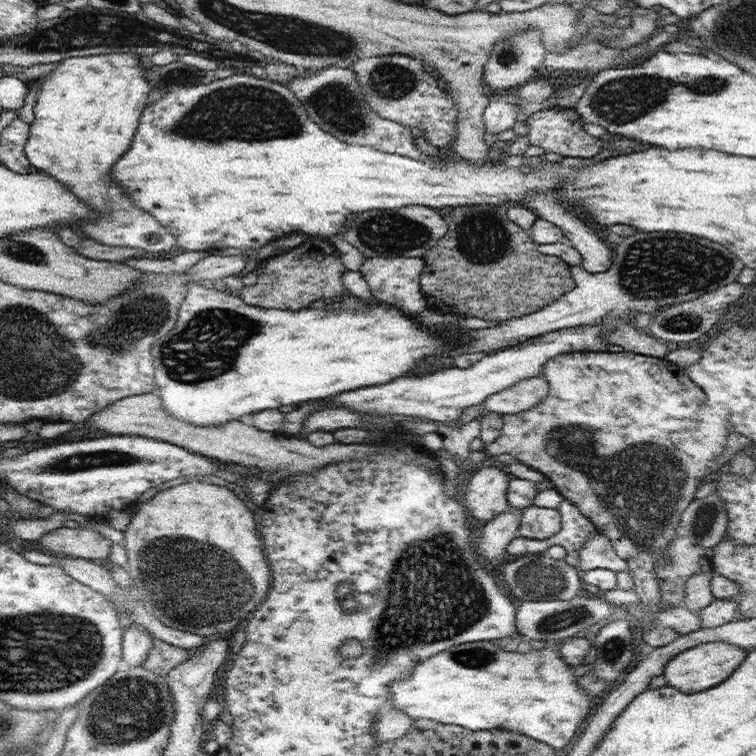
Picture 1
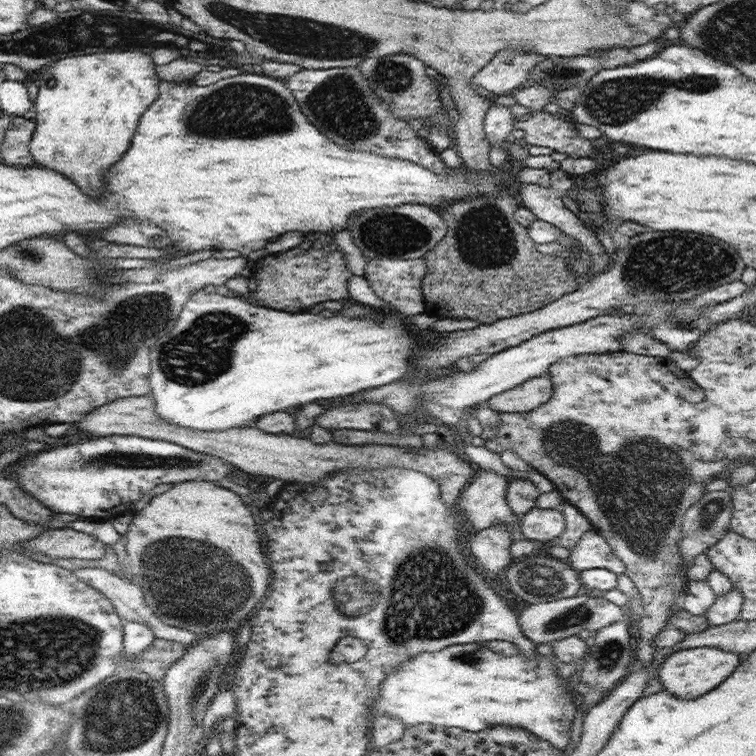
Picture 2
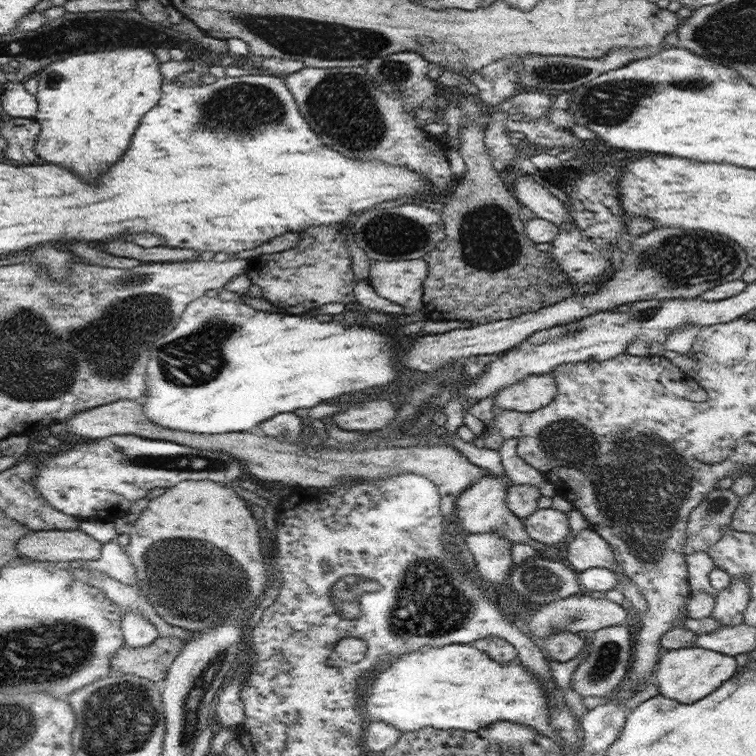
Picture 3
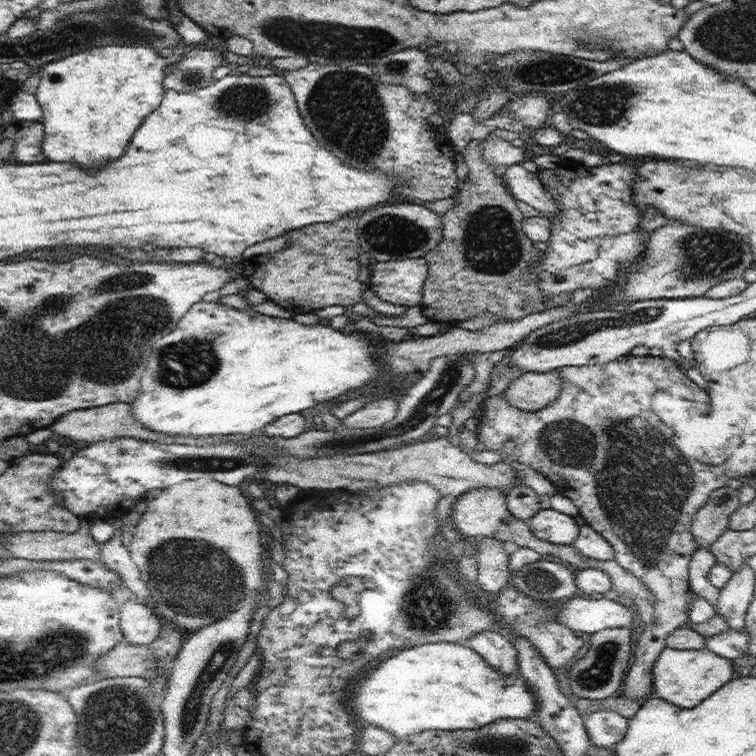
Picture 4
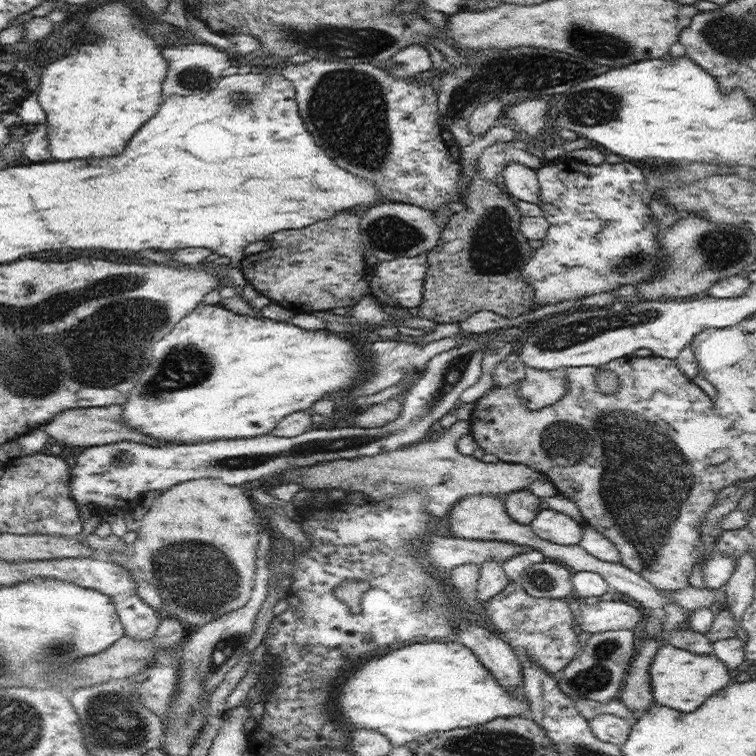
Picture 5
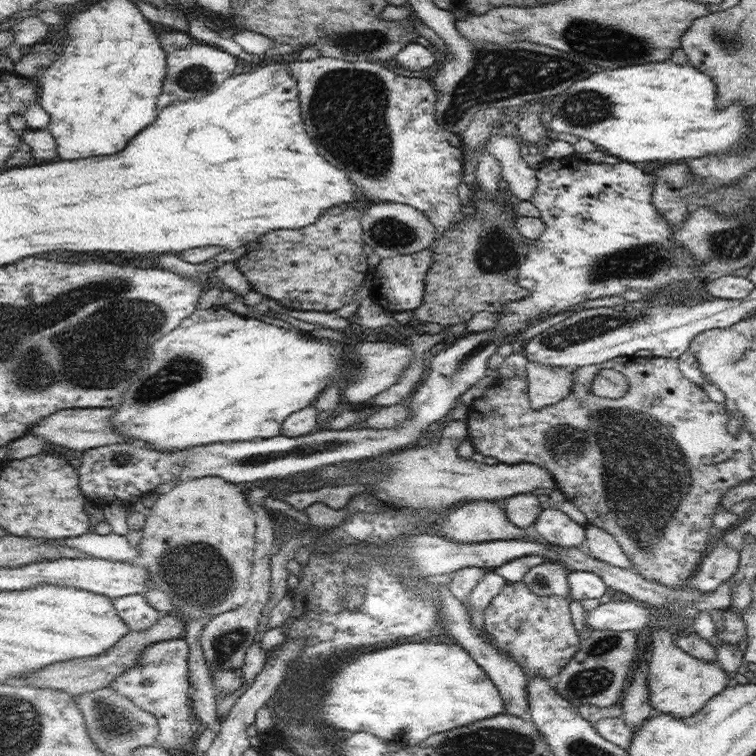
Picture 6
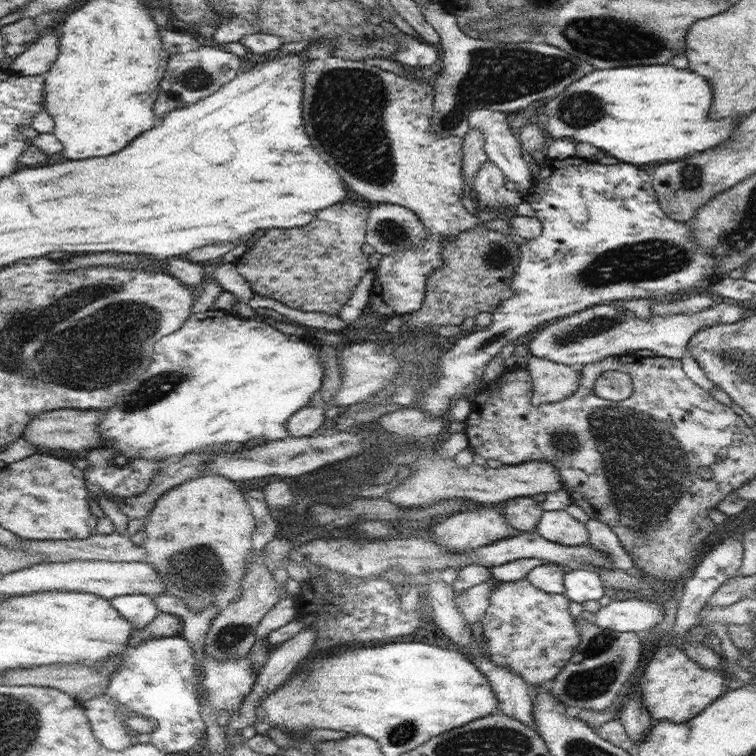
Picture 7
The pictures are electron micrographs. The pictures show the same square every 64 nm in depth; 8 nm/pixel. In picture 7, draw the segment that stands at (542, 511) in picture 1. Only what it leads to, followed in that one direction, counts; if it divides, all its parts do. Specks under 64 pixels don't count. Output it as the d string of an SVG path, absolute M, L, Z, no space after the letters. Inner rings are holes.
M566 509L543 511L536 532L566 546L586 545L590 538L587 526L572 517Z

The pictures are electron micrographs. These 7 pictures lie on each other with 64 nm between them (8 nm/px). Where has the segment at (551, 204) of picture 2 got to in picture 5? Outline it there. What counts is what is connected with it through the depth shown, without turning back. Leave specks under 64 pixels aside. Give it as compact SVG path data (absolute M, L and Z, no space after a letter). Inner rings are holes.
M508 161L501 174L505 180L502 187L506 187L507 192L519 200L541 206L537 169L527 167L518 161Z

